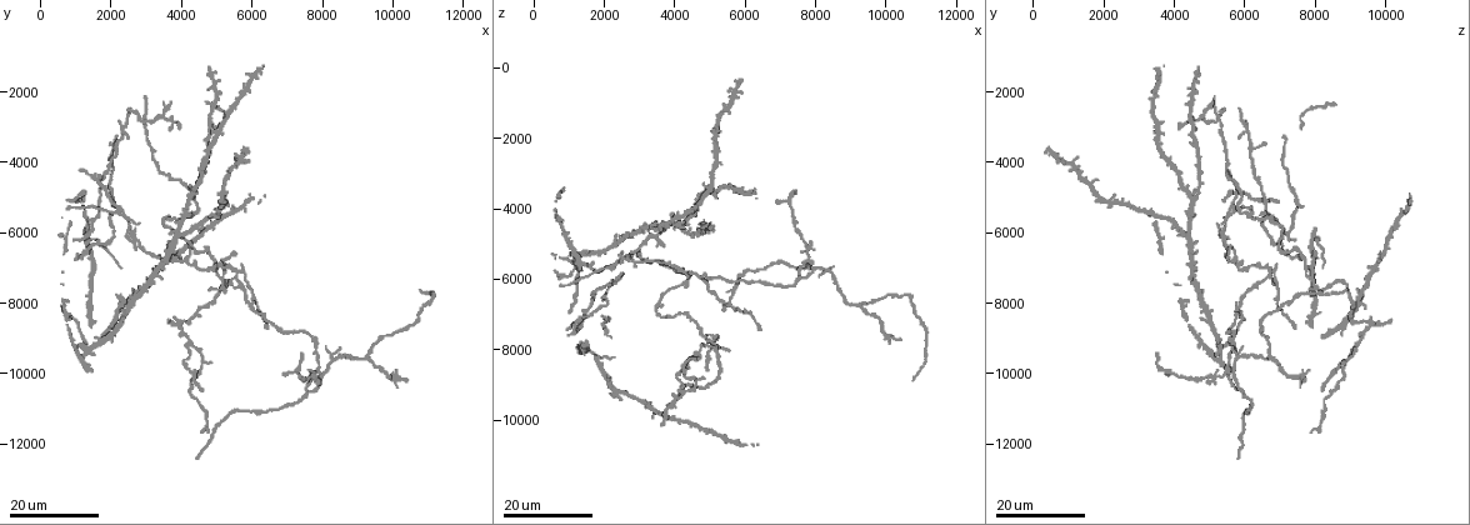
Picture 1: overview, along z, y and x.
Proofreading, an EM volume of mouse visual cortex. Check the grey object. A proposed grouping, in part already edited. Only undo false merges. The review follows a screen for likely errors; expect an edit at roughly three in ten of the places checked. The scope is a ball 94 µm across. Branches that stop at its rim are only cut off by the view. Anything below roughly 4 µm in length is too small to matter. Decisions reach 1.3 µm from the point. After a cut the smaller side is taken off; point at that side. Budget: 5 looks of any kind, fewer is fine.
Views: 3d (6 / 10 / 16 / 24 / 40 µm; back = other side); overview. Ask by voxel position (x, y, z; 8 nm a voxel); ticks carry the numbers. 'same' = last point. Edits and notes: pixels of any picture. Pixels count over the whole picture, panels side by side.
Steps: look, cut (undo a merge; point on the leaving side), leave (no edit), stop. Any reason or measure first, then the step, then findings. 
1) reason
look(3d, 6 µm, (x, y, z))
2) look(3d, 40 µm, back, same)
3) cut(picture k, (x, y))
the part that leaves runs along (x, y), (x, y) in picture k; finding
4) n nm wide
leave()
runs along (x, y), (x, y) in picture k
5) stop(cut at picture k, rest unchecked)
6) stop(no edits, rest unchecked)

two arms in line, one across
look(3d, 16 µm, (3900, 8700, 9600))

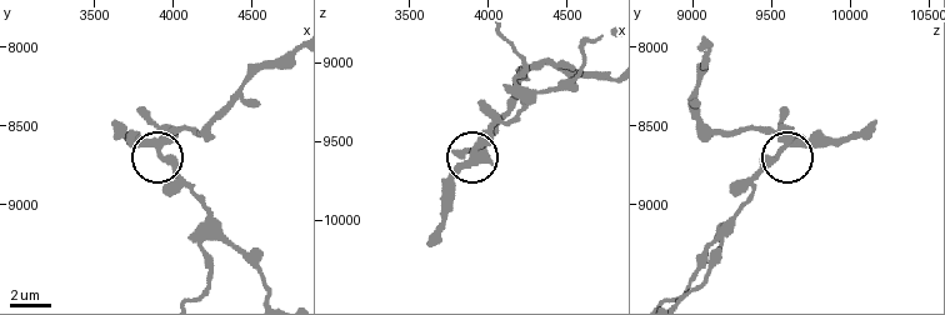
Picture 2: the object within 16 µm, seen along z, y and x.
closer look
look(3d, 10 µm, (3920, 8660, 9540))

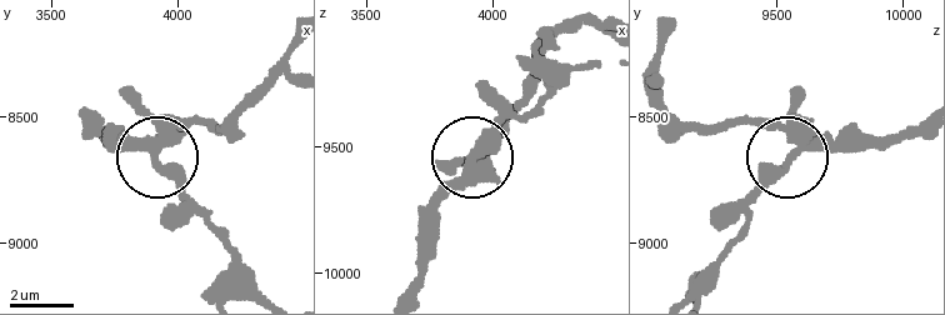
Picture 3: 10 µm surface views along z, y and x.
3 arms
leave()
runs along (664, 48), (680, 118), (769, 123), (788, 158), (839, 139) in picture 3; all the same neuron

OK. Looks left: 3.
three-way junction
look(3d, 24 µm, (5800, 7100, 6800))

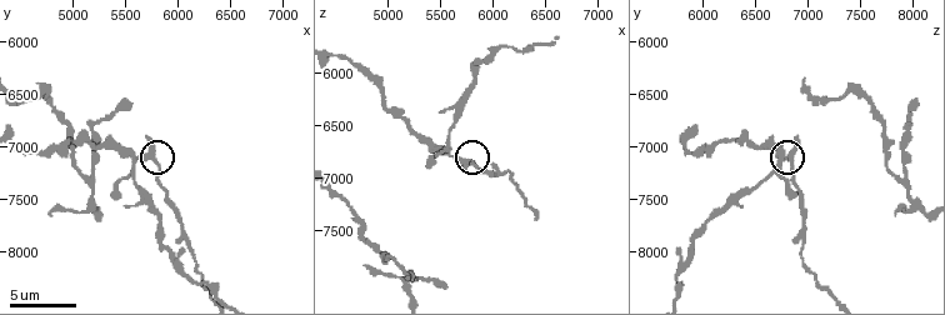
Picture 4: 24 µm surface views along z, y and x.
look(3d, 6 µm, (5760, 7140, 6840))

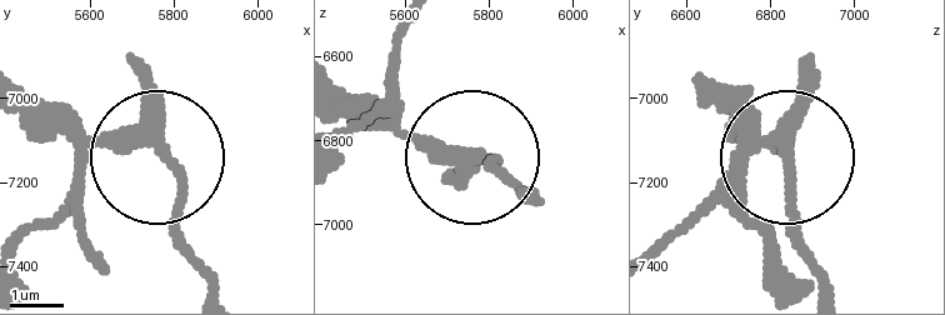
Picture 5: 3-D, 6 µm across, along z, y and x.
3 arms
cut(picture 5, (175, 226))
a second neuron is stuck on

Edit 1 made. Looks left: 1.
two arms in line, one across
look(3d, 6 µm, (5180, 7320, 7920))

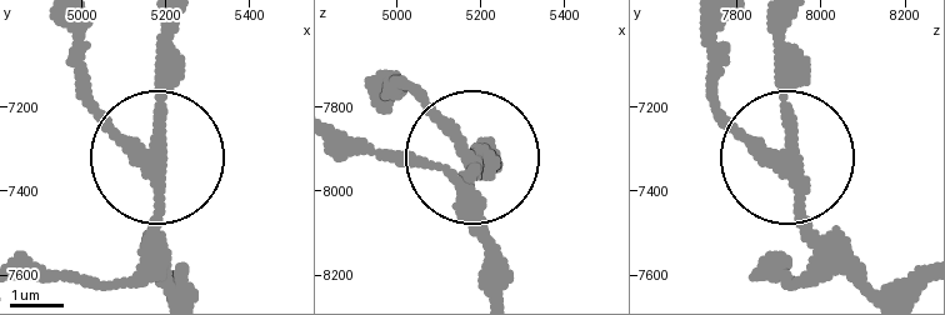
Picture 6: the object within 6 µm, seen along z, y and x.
leave()
runs along (71, 26), (93, 108), (156, 153), (174, 26) in picture 6; all the same neuron

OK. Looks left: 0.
stop(cut at picture 5, rest unchecked)

